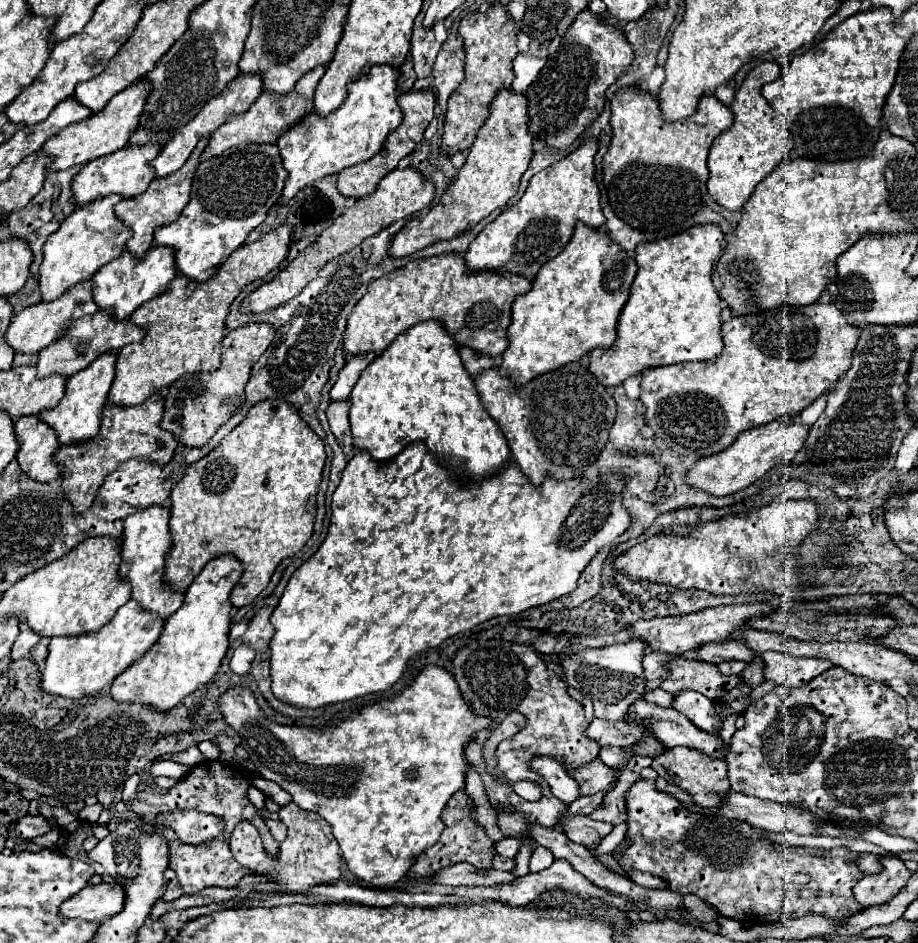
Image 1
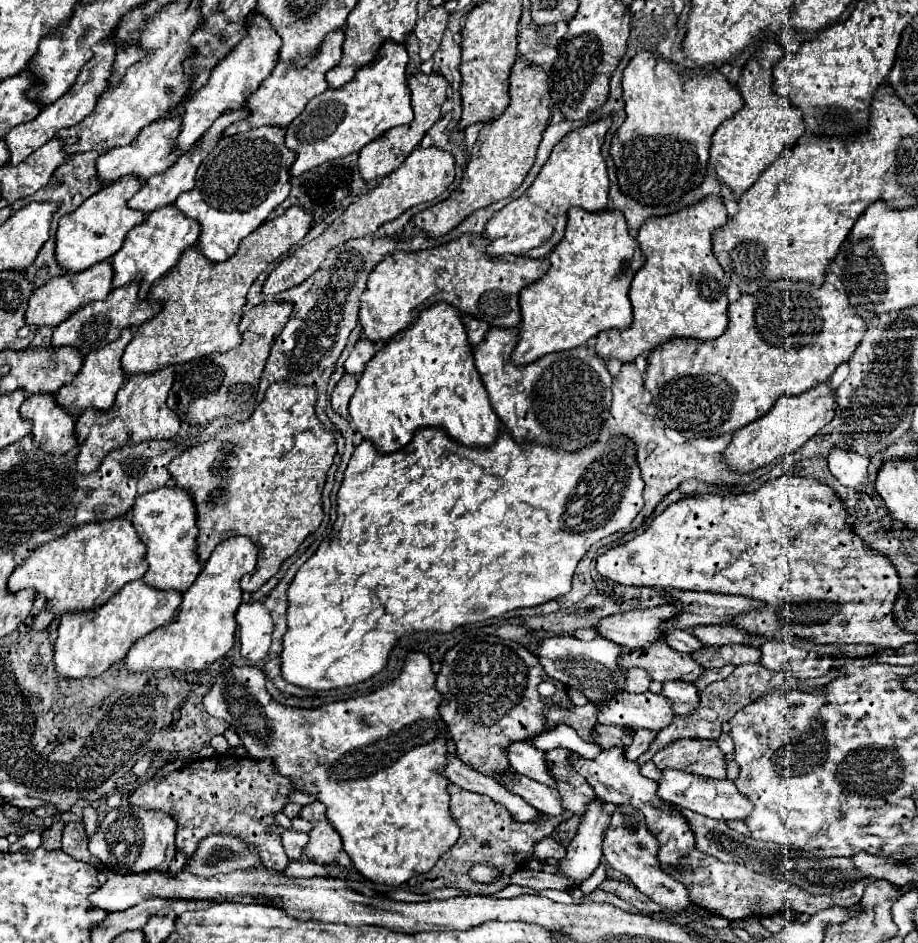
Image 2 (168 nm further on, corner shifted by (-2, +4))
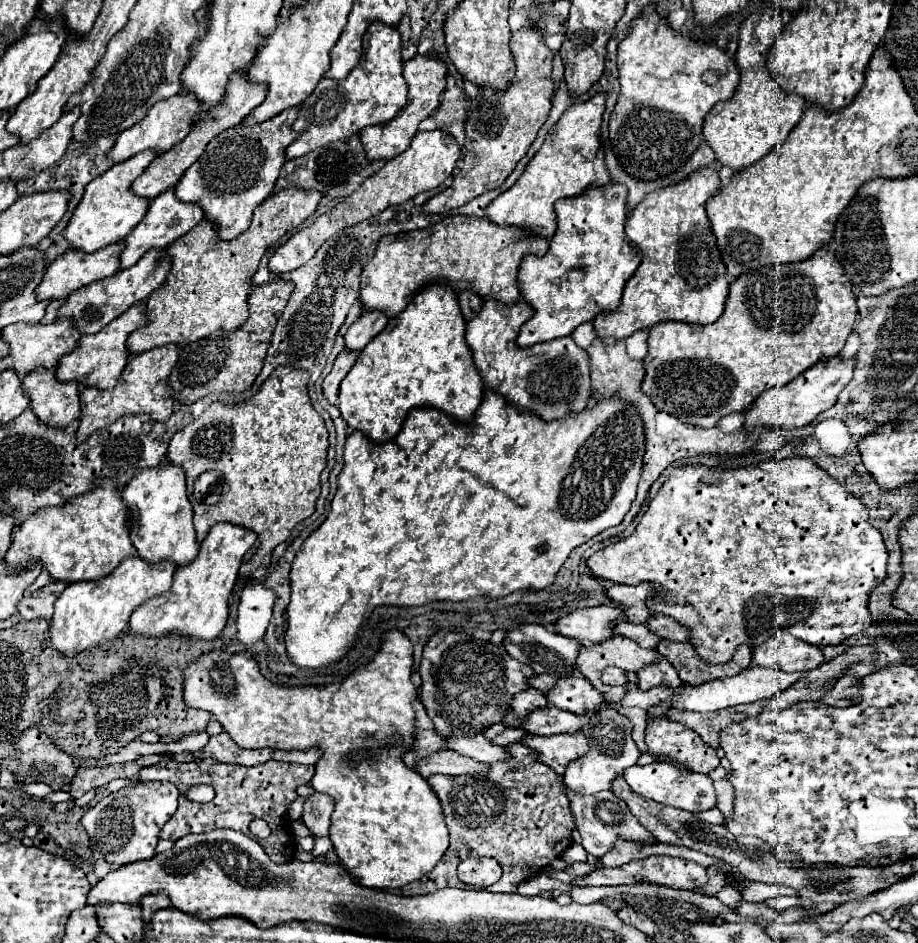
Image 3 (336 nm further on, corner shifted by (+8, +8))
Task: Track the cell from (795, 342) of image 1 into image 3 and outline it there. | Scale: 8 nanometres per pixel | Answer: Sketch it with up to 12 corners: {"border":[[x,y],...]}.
{"border":[[828,250],[650,328],[642,392],[714,428],[846,344]]}

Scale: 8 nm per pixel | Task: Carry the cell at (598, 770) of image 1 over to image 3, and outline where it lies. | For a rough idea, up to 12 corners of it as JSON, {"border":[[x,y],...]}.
{"border":[[510,744],[492,776],[434,774],[450,848],[400,892],[467,889],[490,856],[516,886],[572,844],[564,776]]}

